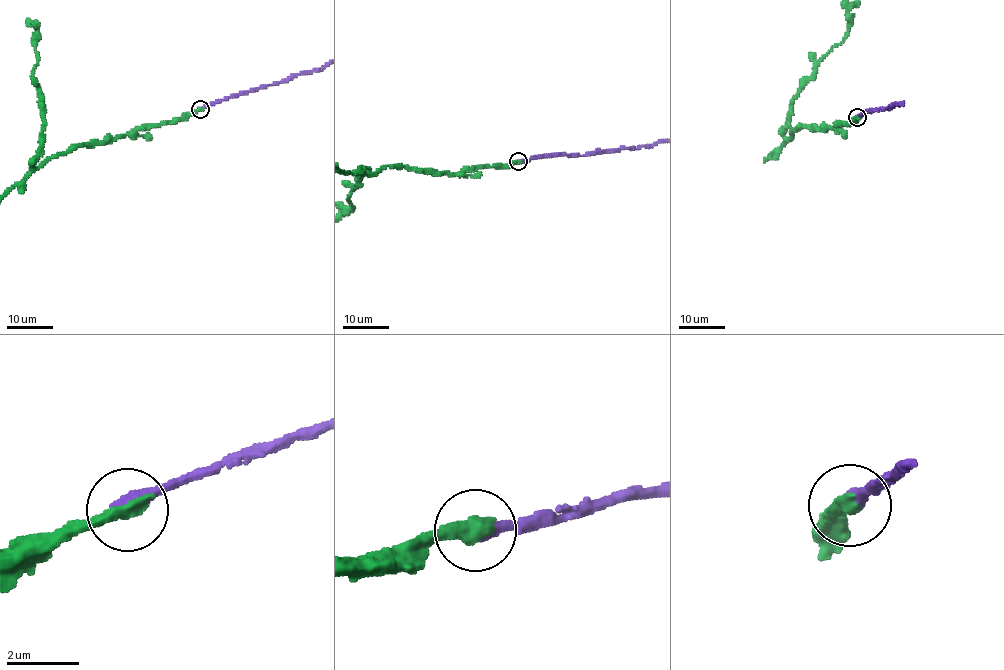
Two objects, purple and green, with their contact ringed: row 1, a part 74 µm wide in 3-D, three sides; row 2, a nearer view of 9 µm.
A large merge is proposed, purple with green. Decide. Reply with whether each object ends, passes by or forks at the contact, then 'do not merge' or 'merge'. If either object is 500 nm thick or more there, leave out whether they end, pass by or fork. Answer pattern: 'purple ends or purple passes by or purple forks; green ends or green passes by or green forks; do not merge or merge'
purple ends; green ends; merge

